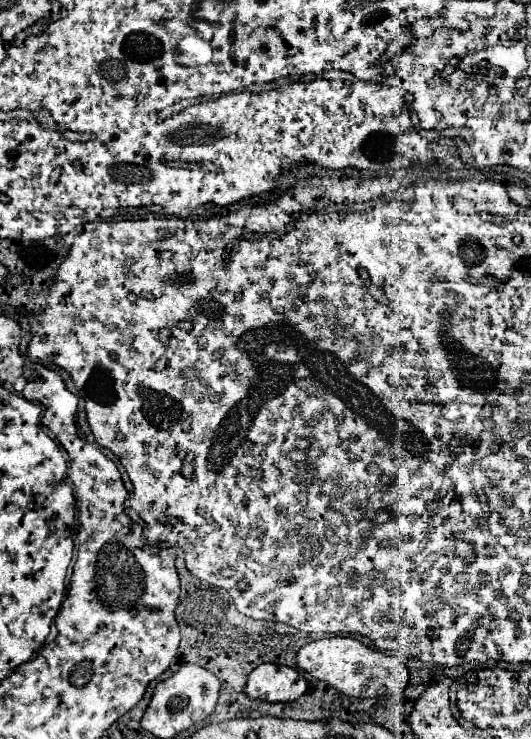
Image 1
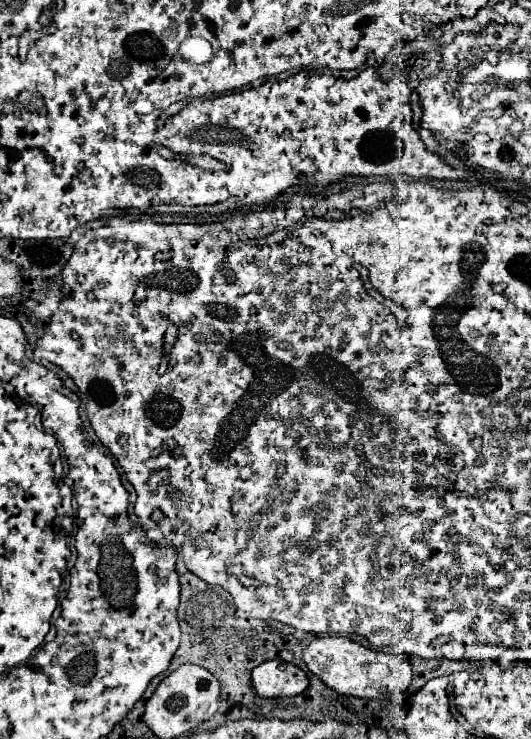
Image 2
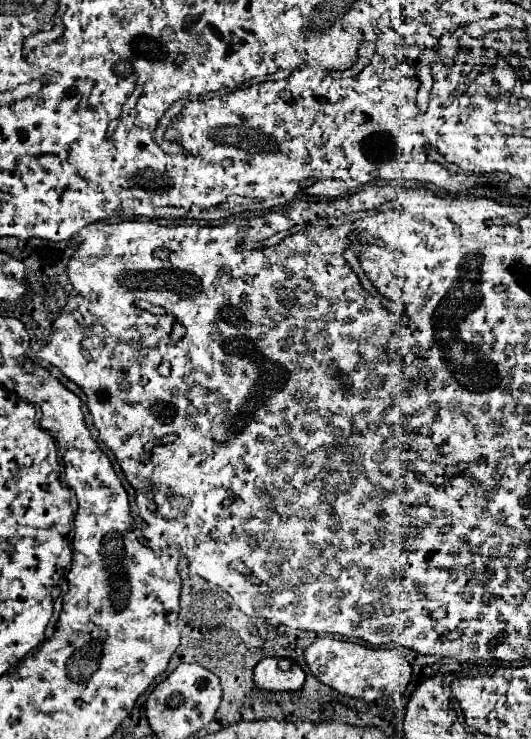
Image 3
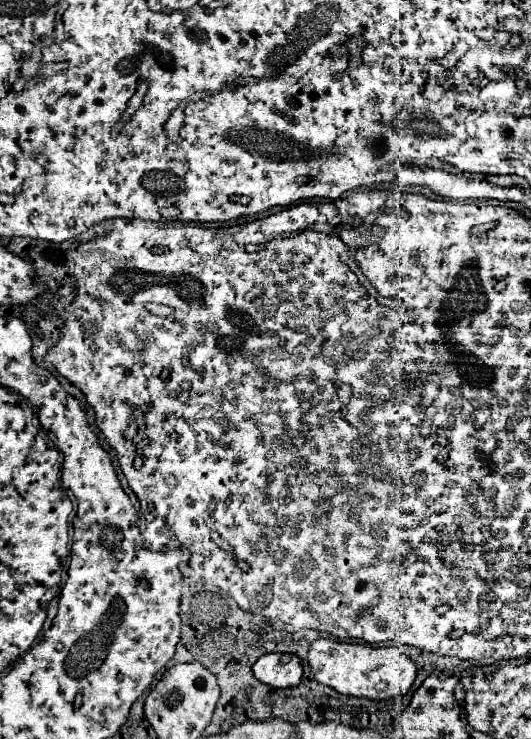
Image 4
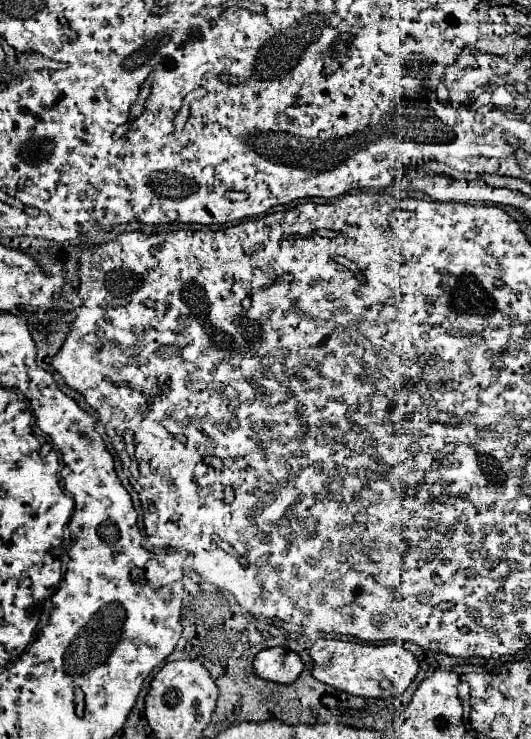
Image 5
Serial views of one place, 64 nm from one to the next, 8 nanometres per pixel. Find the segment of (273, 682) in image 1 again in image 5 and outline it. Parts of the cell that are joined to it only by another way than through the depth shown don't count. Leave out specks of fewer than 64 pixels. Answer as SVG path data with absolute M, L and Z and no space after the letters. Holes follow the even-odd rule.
M276 646L258 652L254 658L254 668L256 674L264 680L290 684L298 680L300 672L304 670L304 664L296 652Z

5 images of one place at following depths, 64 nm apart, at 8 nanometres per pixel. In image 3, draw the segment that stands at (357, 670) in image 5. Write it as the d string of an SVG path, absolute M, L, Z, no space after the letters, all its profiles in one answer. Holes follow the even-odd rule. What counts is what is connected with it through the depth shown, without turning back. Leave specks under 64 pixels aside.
M326 636L326 638L318 638L316 642L312 642L306 648L304 656L306 656L310 672L322 684L338 690L340 694L362 698L368 702L404 692L412 680L412 666L406 660L406 656L402 656L396 648L374 650L374 648L366 648L360 644L352 644L352 642Z

